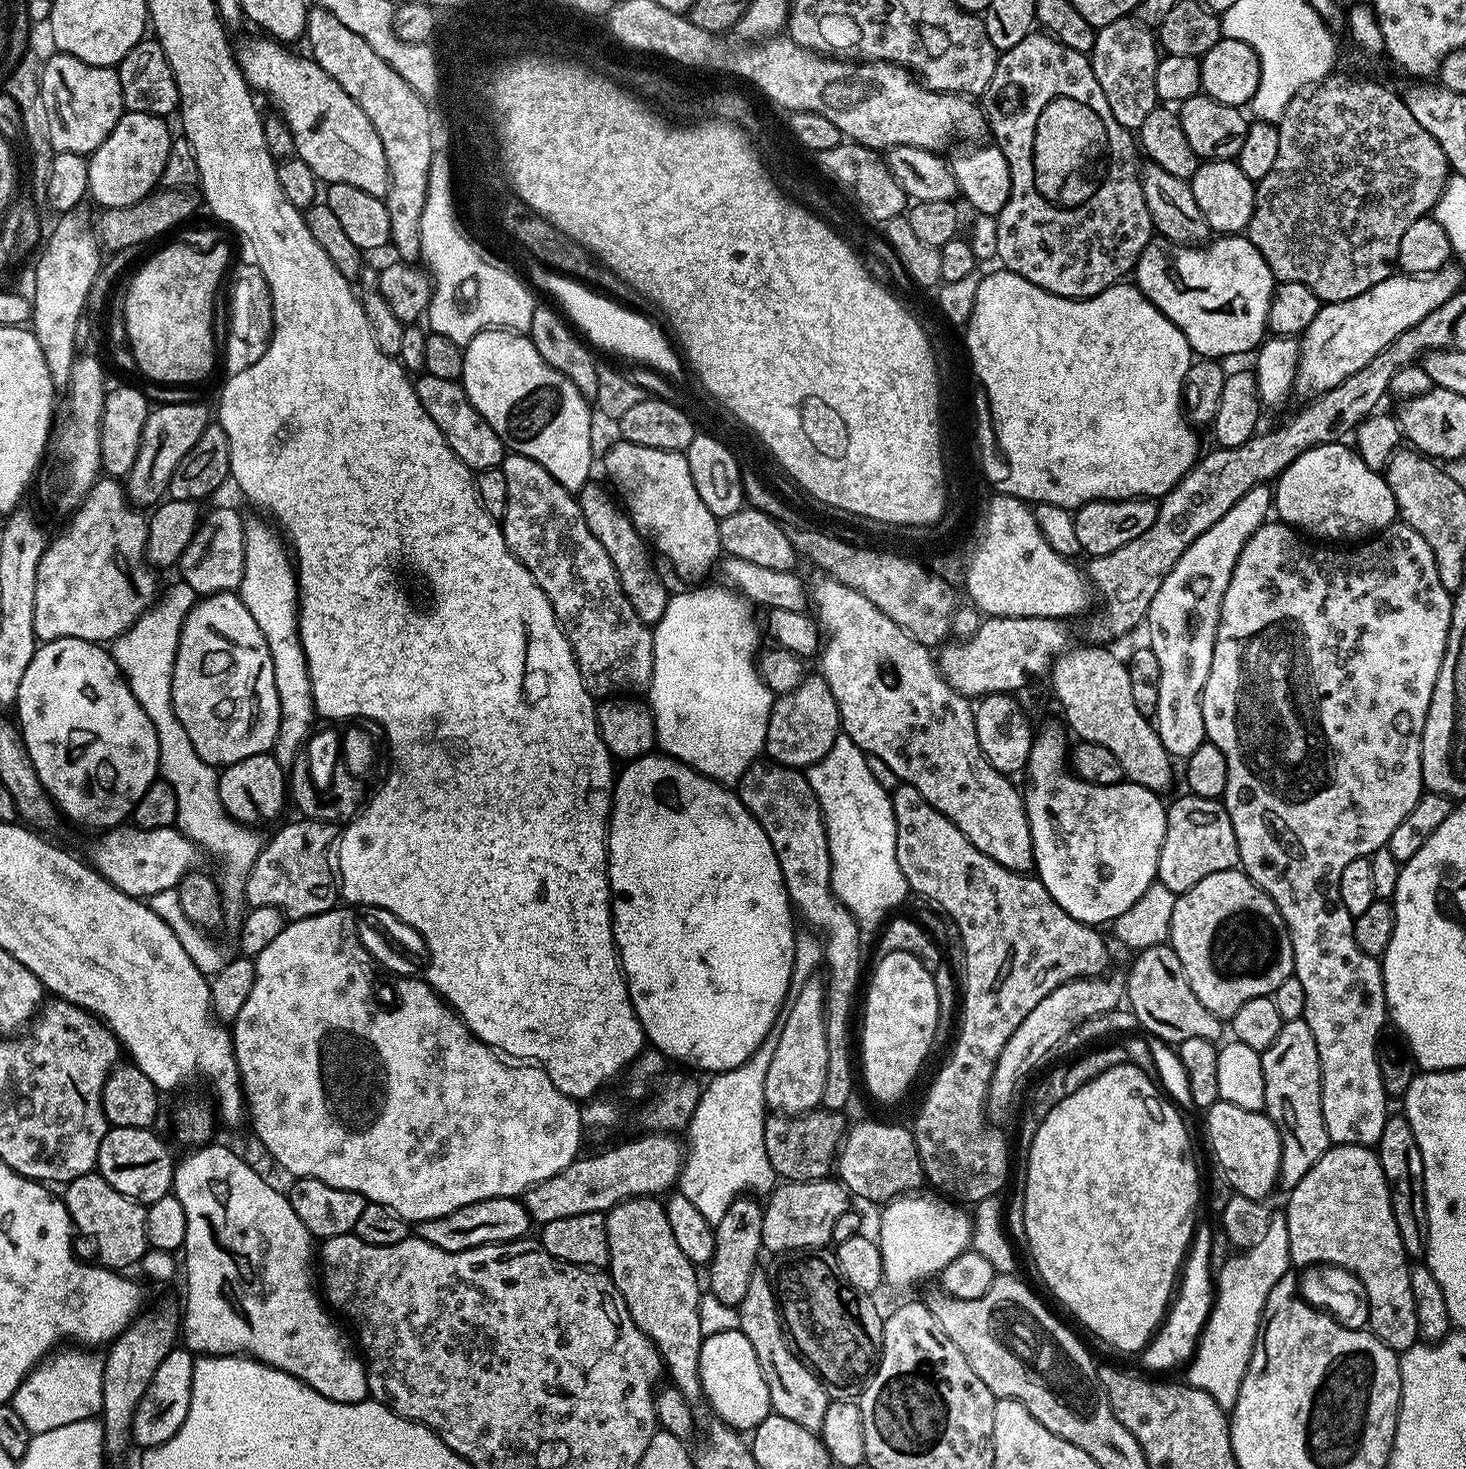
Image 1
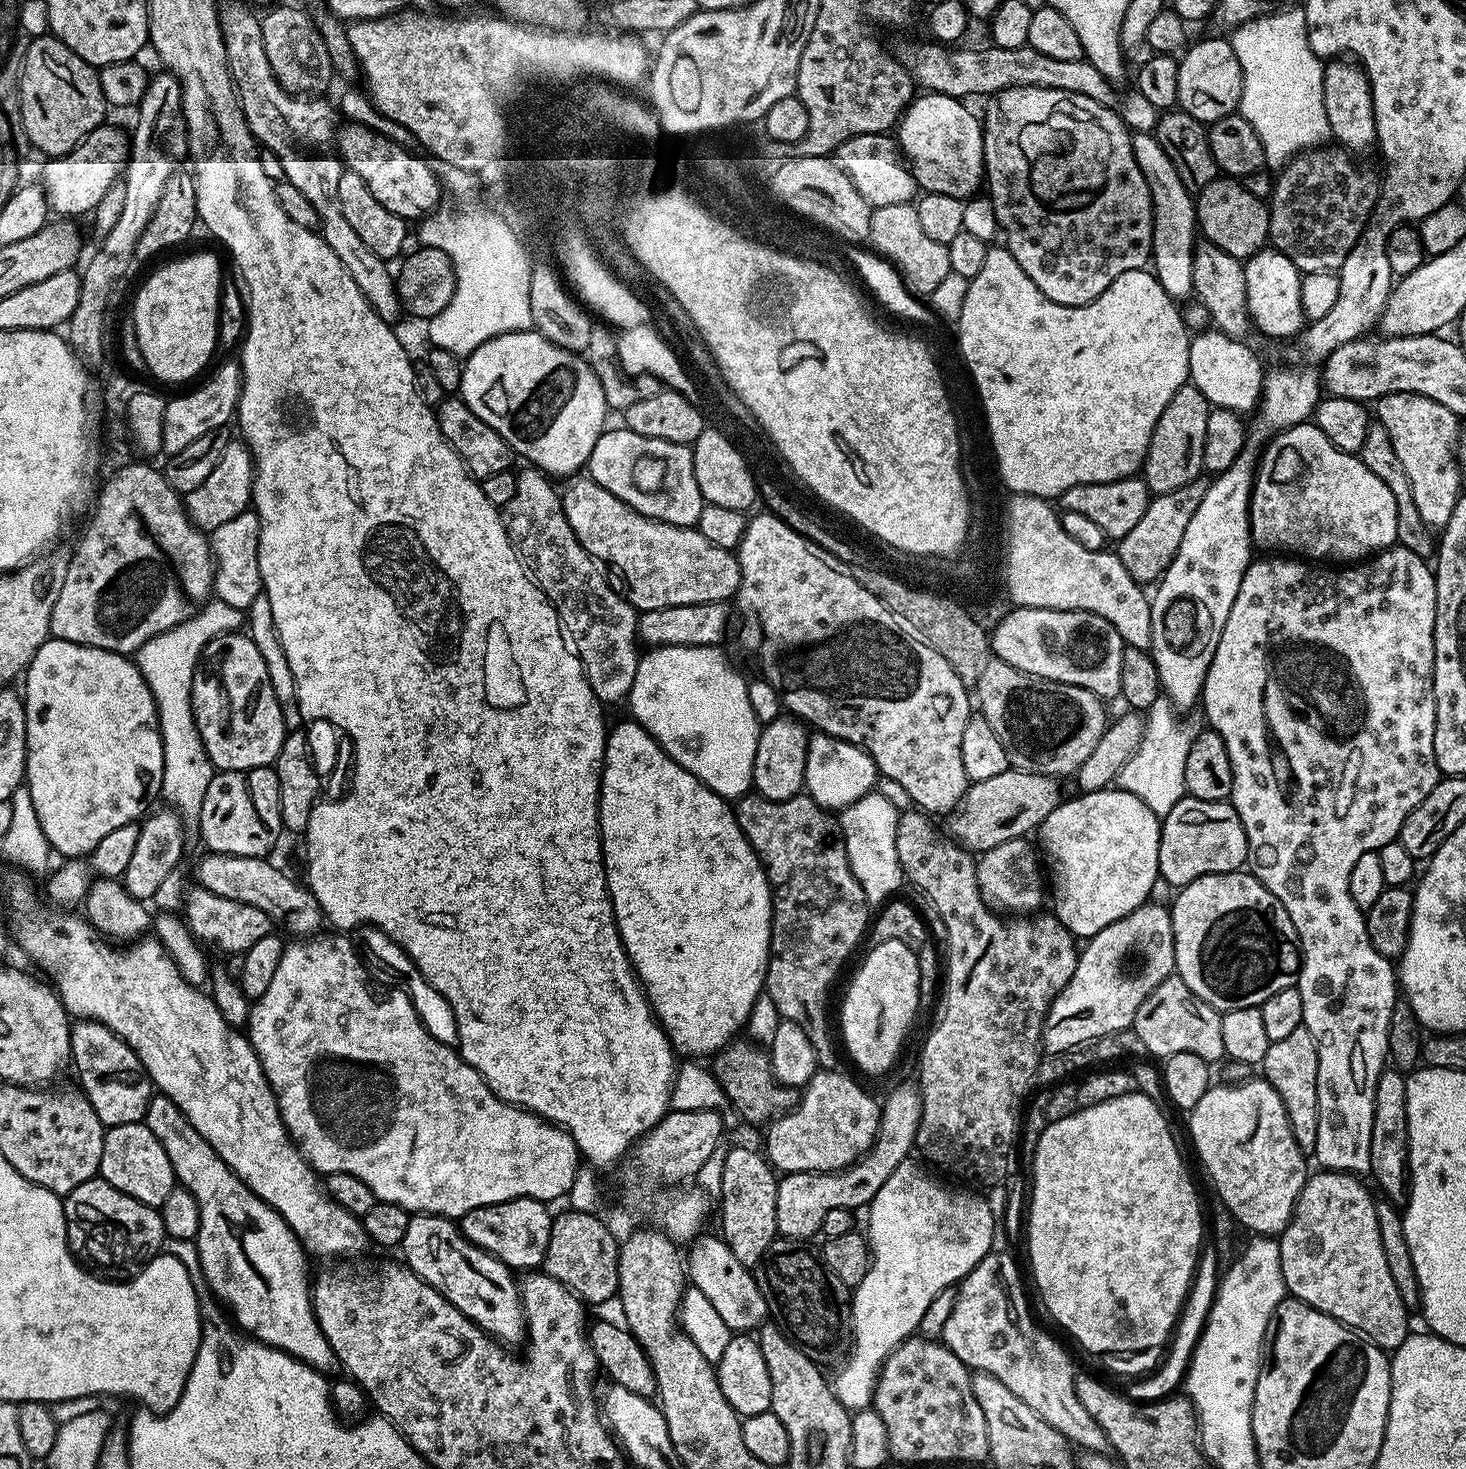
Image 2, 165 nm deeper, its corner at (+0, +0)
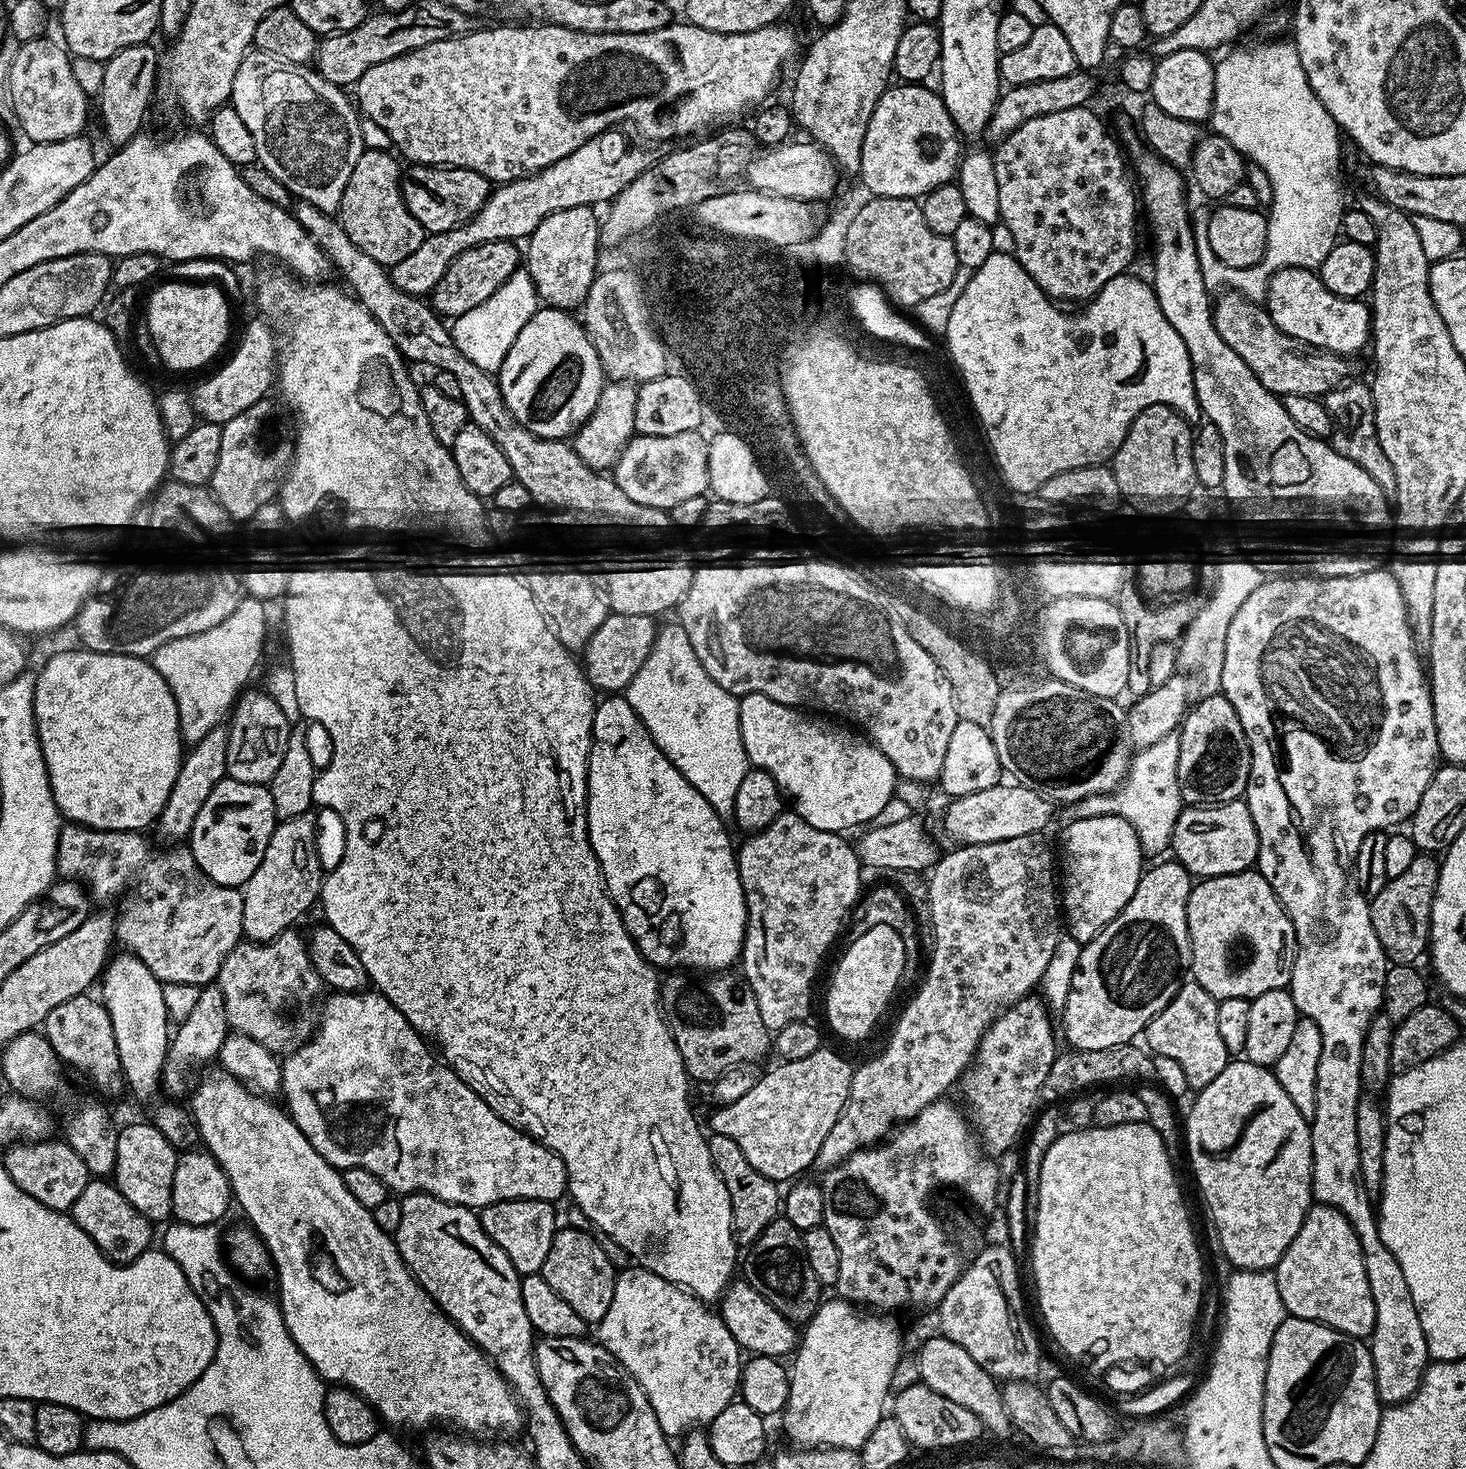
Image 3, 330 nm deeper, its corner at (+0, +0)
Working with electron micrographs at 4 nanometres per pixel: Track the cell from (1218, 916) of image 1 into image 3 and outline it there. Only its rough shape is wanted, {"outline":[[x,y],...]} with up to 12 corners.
{"outline":[[1258,870],[1188,899],[1191,979],[1218,1002],[1292,983],[1294,926]]}

